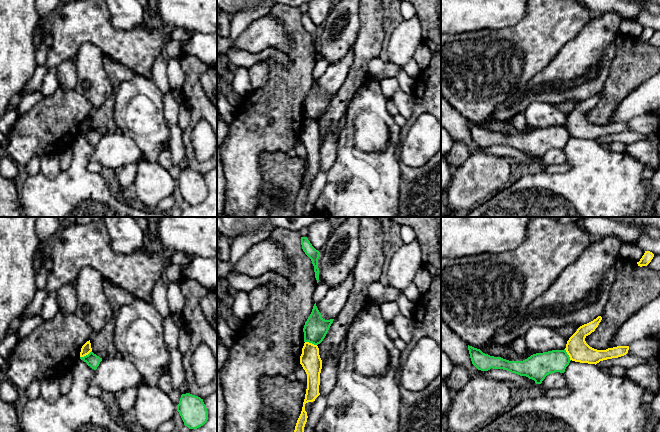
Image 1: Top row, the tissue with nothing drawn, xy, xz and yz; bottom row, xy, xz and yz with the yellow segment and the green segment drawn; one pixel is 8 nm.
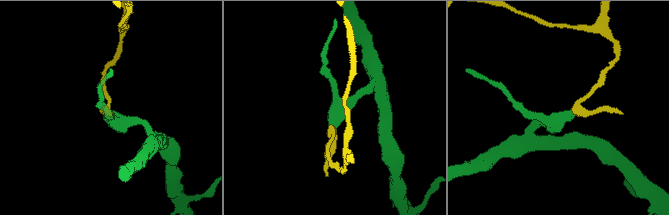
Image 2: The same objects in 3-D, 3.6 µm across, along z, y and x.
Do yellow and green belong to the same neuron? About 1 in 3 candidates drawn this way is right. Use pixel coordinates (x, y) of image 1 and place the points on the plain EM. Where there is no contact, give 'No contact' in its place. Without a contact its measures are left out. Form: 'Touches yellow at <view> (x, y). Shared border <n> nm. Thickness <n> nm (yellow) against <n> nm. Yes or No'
Touches yellow at xy (85, 131). Shared border 110 nm. Thickness 80 nm (yellow) against 110 nm. No

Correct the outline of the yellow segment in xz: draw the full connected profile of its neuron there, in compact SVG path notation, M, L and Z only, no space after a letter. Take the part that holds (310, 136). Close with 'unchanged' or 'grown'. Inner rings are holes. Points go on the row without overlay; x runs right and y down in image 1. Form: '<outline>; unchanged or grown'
M305 118L300 132L300 140L307 150L307 165L301 190L297 196L294 210L297 217L304 217L304 203L307 198L307 188L305 180L313 178L320 171L320 149L322 145L322 136L319 131L319 124L309 118Z; unchanged

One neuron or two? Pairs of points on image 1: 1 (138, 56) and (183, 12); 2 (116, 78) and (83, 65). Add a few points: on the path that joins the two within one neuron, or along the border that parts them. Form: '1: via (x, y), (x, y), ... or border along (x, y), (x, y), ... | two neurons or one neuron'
1: border along (173, 27), (181, 27), (191, 34) | two neurons
2: border along (103, 56), (103, 69), (113, 90), (108, 98) | two neurons

